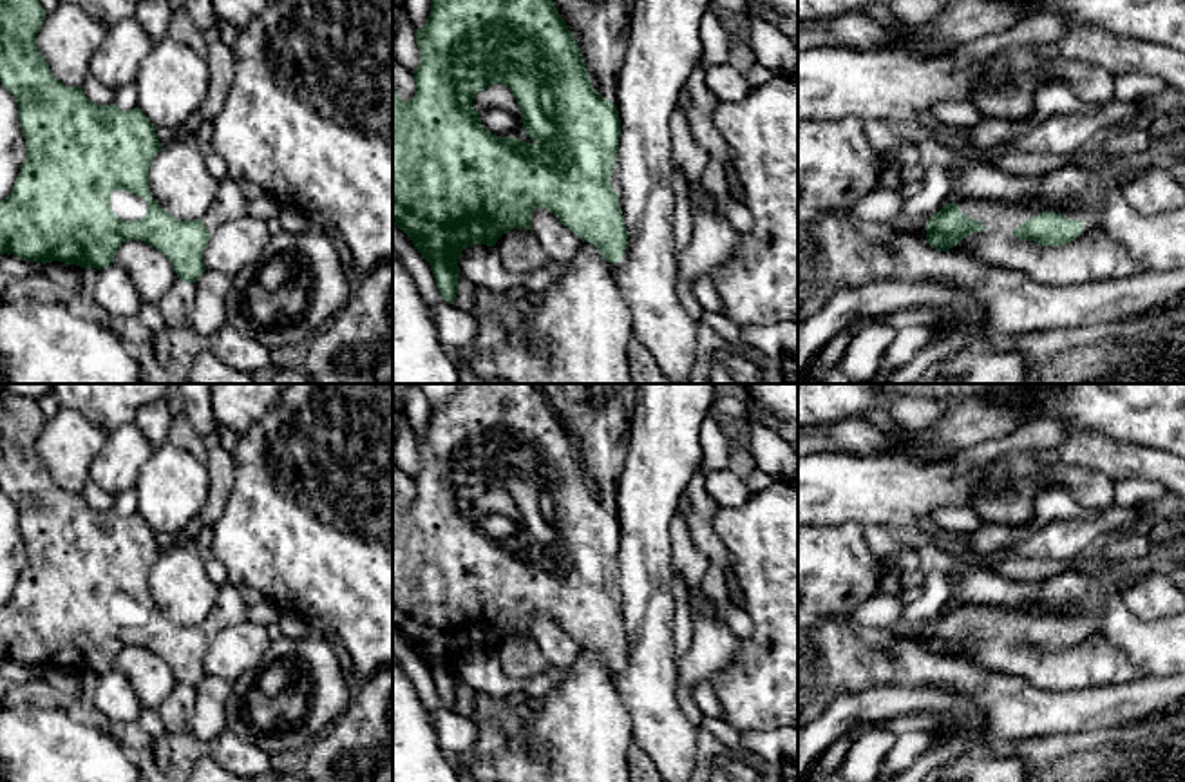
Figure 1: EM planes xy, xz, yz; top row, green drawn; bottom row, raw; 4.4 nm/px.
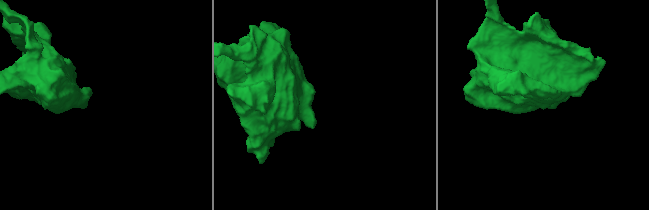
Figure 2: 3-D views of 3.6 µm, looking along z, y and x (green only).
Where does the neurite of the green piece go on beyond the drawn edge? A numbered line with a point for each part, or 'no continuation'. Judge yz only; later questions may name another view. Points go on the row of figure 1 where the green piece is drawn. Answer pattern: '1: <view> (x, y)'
1: yz (997, 216)

